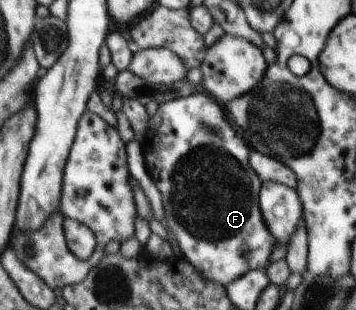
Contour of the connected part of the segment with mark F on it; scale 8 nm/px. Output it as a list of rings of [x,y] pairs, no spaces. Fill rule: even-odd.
[[[194,92],[189,96],[173,98],[170,101],[161,103],[154,115],[149,116],[147,121],[147,131],[142,139],[140,139],[147,172],[156,183],[156,187],[160,190],[164,211],[164,224],[174,233],[178,247],[180,247],[183,257],[189,261],[191,270],[198,273],[204,280],[210,280],[214,283],[227,286],[235,279],[242,277],[245,273],[252,270],[266,270],[270,265],[270,254],[277,241],[268,229],[267,223],[264,221],[262,210],[259,206],[259,189],[261,188],[262,179],[253,170],[253,167],[248,163],[251,151],[244,141],[243,137],[239,136],[236,127],[232,121],[228,121],[226,111],[212,96],[206,93]]]

